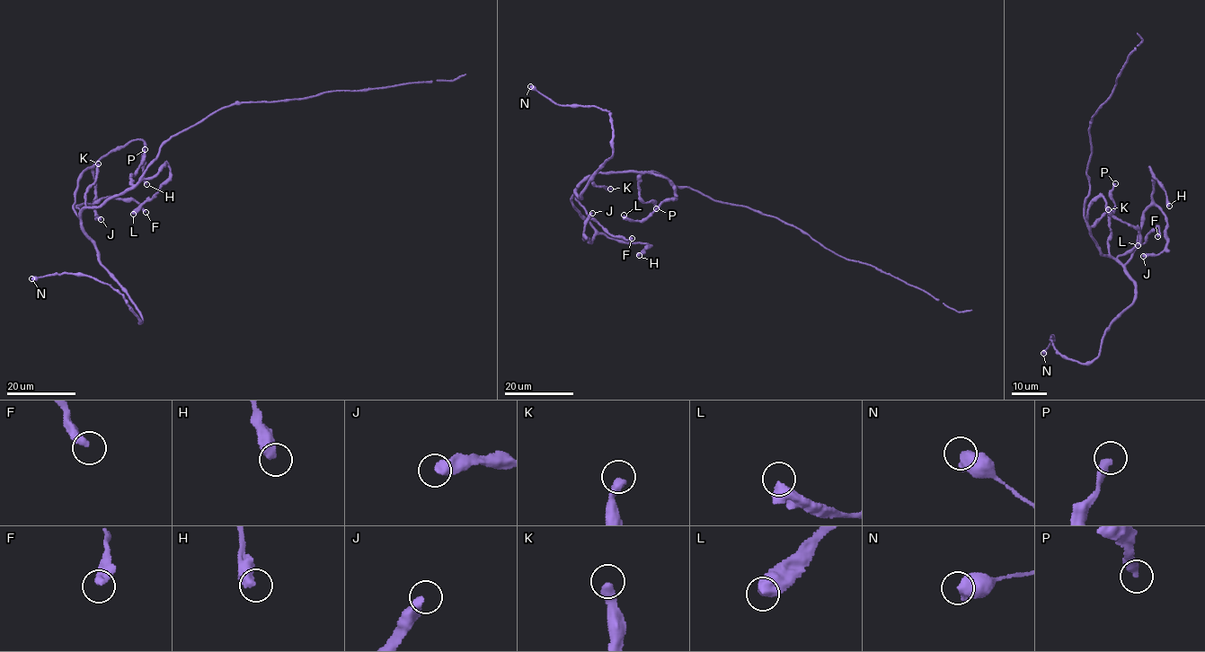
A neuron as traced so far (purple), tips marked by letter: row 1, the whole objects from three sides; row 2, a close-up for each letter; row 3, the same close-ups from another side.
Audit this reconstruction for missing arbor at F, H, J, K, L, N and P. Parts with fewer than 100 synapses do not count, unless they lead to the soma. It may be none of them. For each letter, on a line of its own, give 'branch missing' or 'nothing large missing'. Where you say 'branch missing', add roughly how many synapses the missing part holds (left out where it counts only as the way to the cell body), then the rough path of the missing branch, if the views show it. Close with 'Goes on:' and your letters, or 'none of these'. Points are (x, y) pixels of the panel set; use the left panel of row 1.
F: nothing large missing
H: nothing large missing
J: nothing large missing
K: nothing large missing
L: nothing large missing
N: nothing large missing
P: nothing large missing
Goes on: none of these

